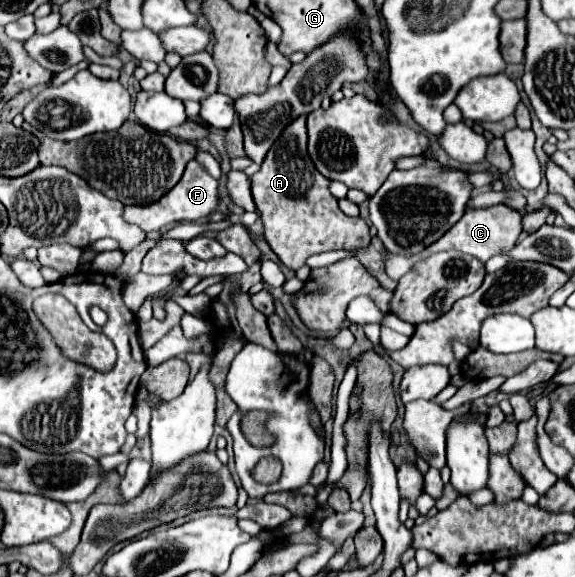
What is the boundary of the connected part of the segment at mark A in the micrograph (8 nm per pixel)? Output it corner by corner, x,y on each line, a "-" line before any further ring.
306,115
292,121
276,139
256,175
252,175
252,197
264,223
264,237
278,259
292,271
300,269
310,255
336,249
362,249
370,243
368,225
344,215
338,199
328,191
330,181
318,173
308,149

